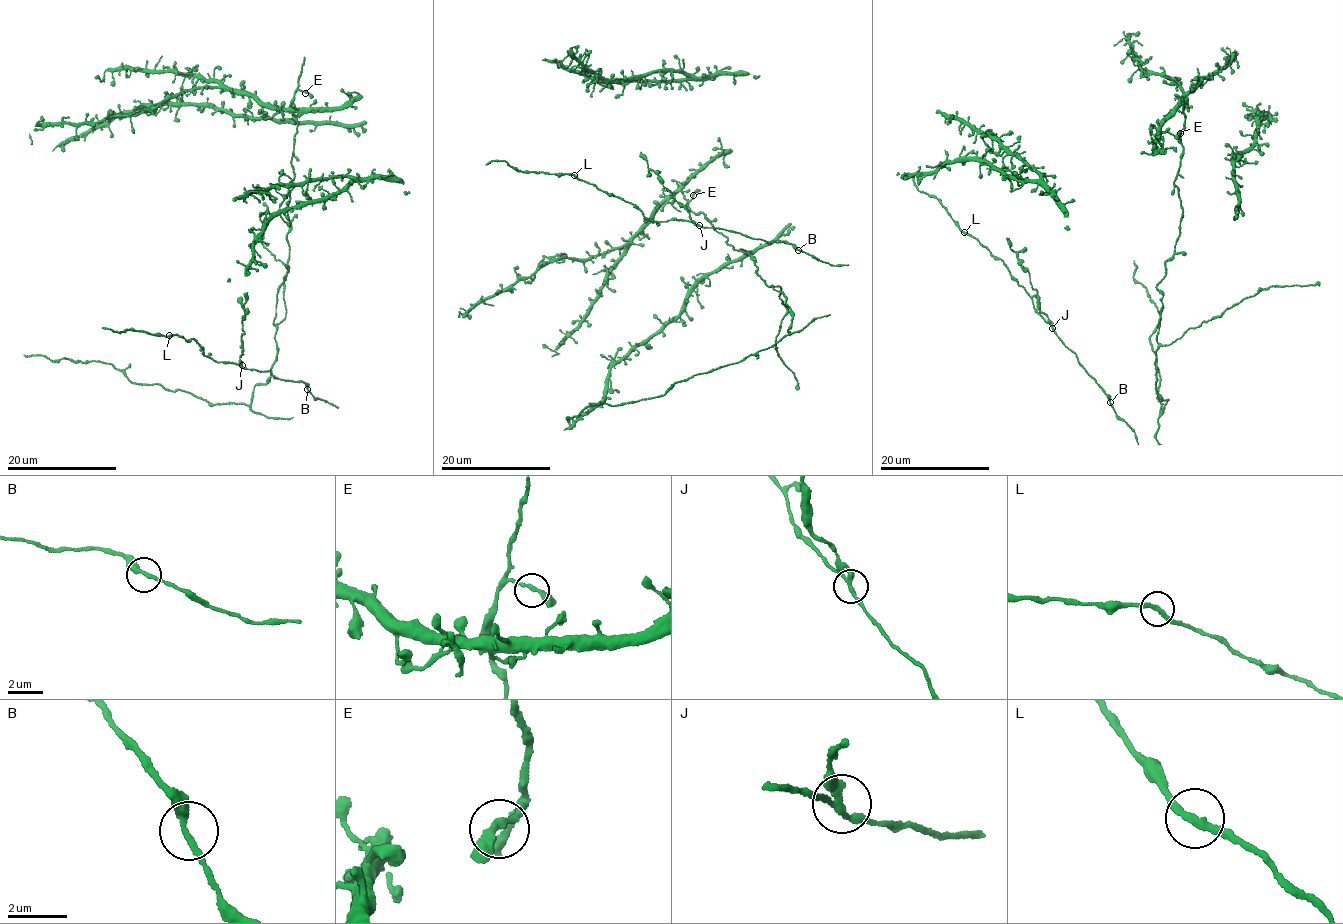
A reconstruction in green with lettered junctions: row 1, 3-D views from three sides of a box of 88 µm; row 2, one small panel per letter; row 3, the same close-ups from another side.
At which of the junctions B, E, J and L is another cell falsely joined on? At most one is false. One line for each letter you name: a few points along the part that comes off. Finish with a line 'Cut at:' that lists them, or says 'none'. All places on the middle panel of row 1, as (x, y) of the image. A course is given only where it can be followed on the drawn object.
J: (699, 225), (691, 219), (673, 192), (649, 167), (641, 151)
Cut at: J

